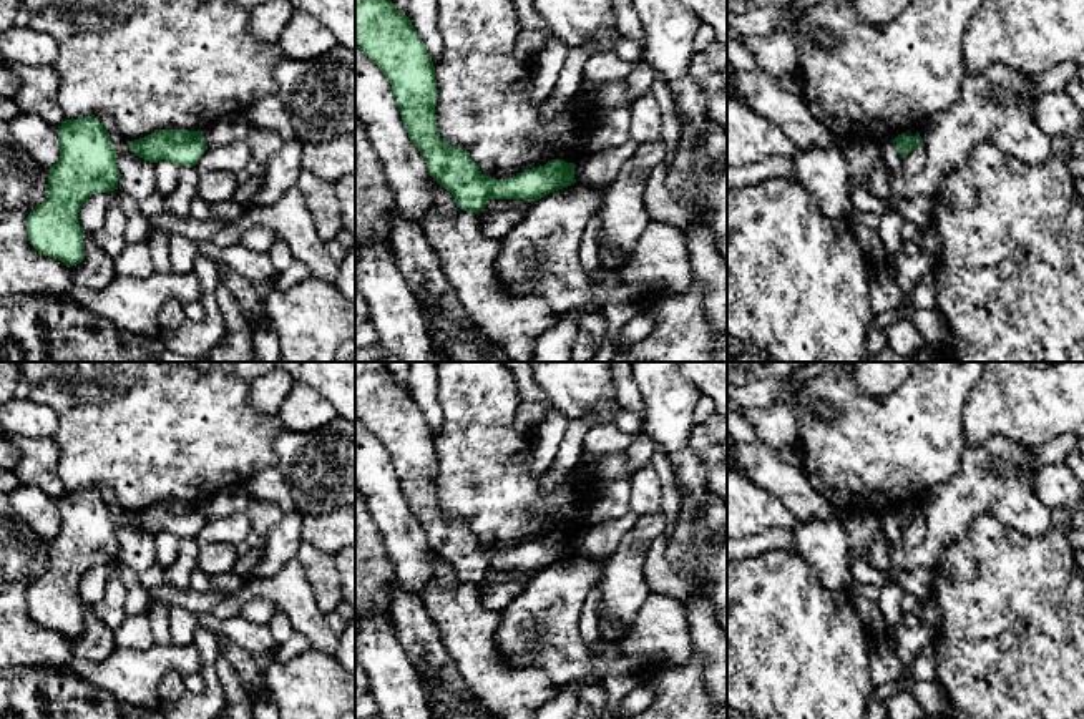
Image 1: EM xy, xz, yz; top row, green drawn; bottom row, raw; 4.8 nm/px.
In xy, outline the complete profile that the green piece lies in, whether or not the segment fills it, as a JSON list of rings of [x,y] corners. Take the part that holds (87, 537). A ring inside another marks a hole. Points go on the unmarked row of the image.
[[[98,490],[65,492],[56,505],[60,531],[48,541],[46,571],[28,586],[27,604],[35,623],[71,639],[85,629],[78,584],[93,565],[118,561],[120,541]]]

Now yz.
[[[916,503],[915,508],[906,508],[905,505],[898,506],[895,511],[900,530],[910,526],[918,516],[923,515],[920,505]]]

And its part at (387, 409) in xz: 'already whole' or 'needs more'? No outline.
already whole

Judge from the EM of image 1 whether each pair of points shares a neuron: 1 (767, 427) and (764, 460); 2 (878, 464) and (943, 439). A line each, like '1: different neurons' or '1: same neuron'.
1: different neurons
2: same neuron

